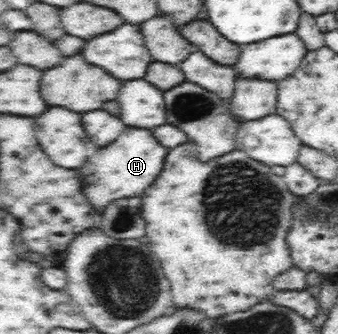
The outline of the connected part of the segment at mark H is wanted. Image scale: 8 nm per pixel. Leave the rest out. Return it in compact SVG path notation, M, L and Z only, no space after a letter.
M126 128L118 140L100 148L94 156L86 161L86 166L78 170L83 195L86 195L88 202L98 211L100 216L116 200L141 198L146 188L160 174L166 152L168 150L164 150L164 146L160 146L156 142L150 131Z

